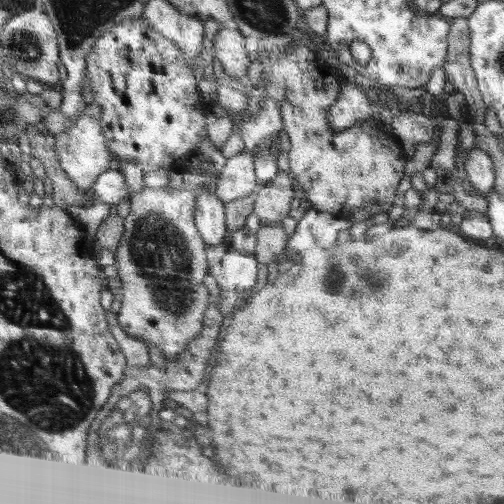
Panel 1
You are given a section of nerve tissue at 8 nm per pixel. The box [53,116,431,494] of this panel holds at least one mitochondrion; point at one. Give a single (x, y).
(161, 254)

